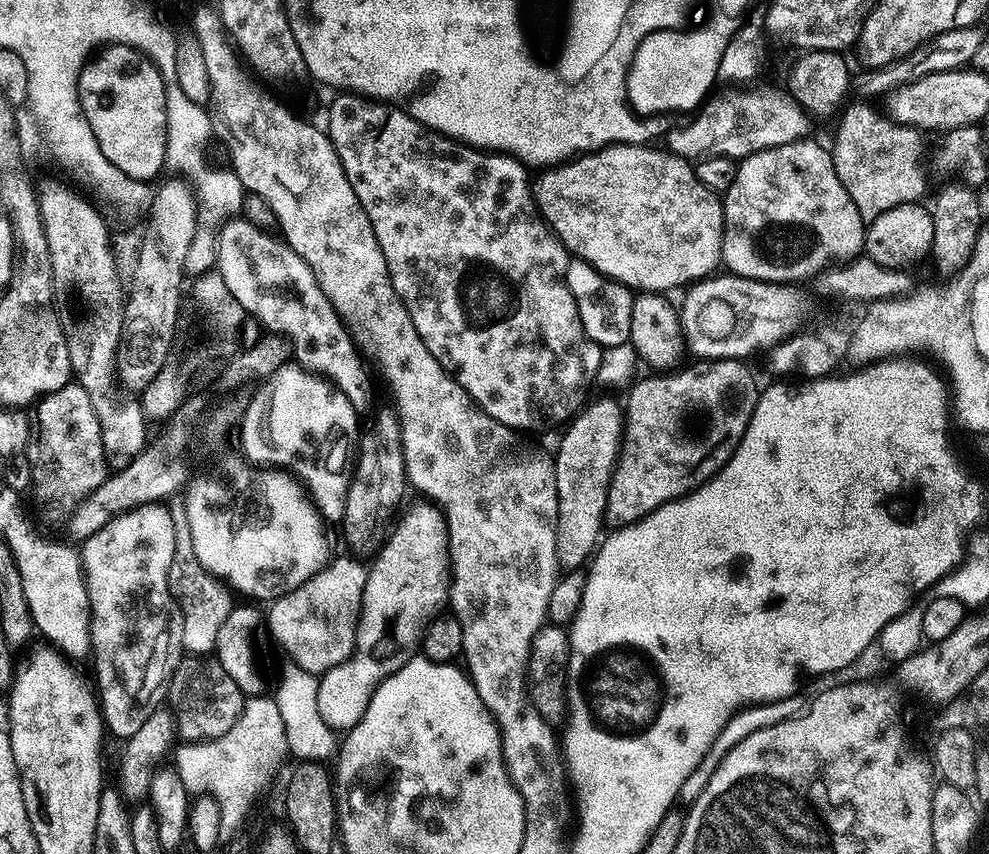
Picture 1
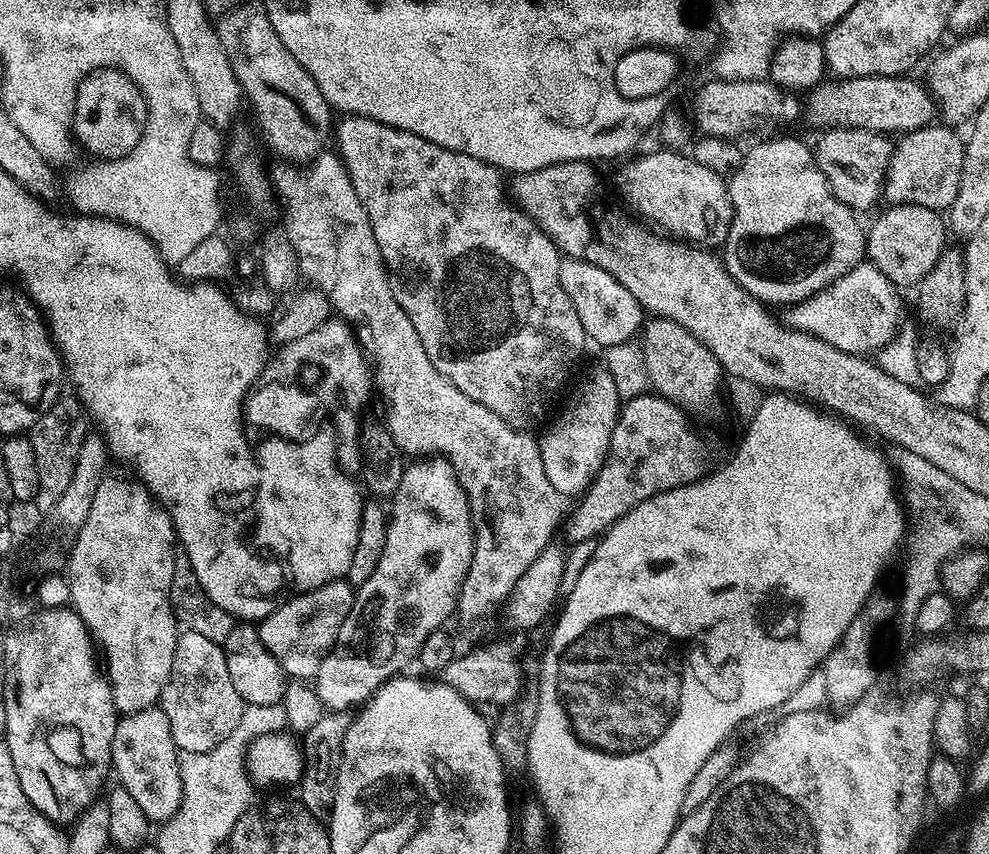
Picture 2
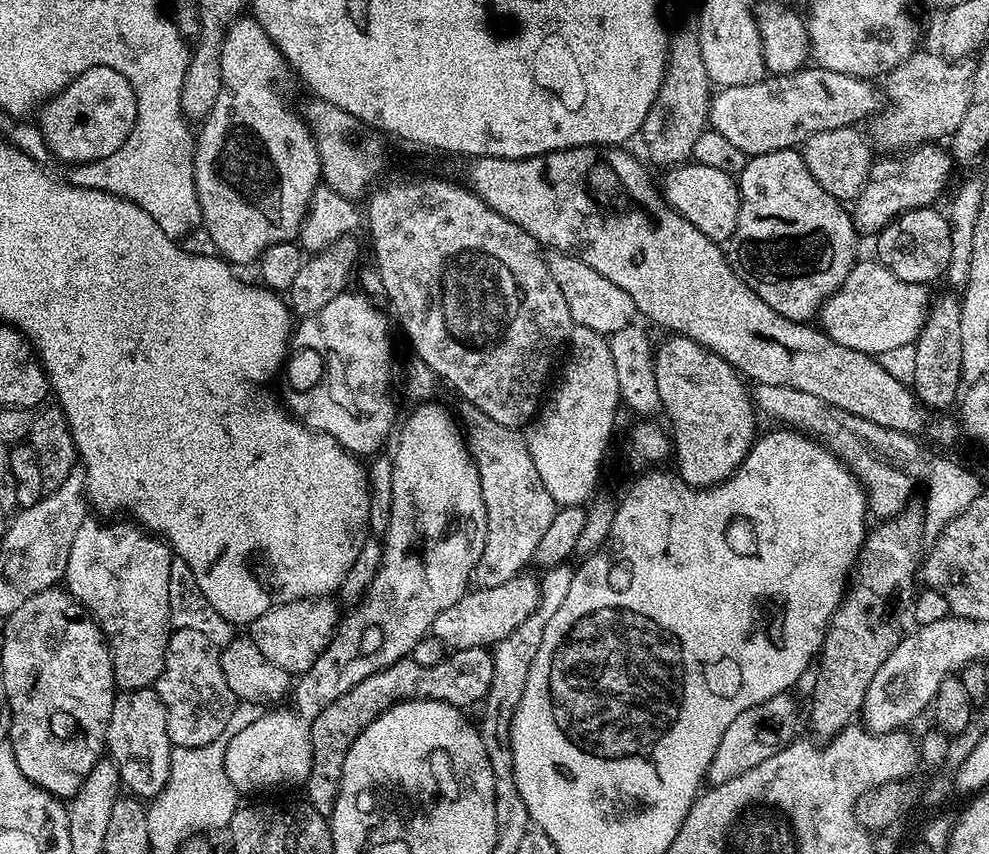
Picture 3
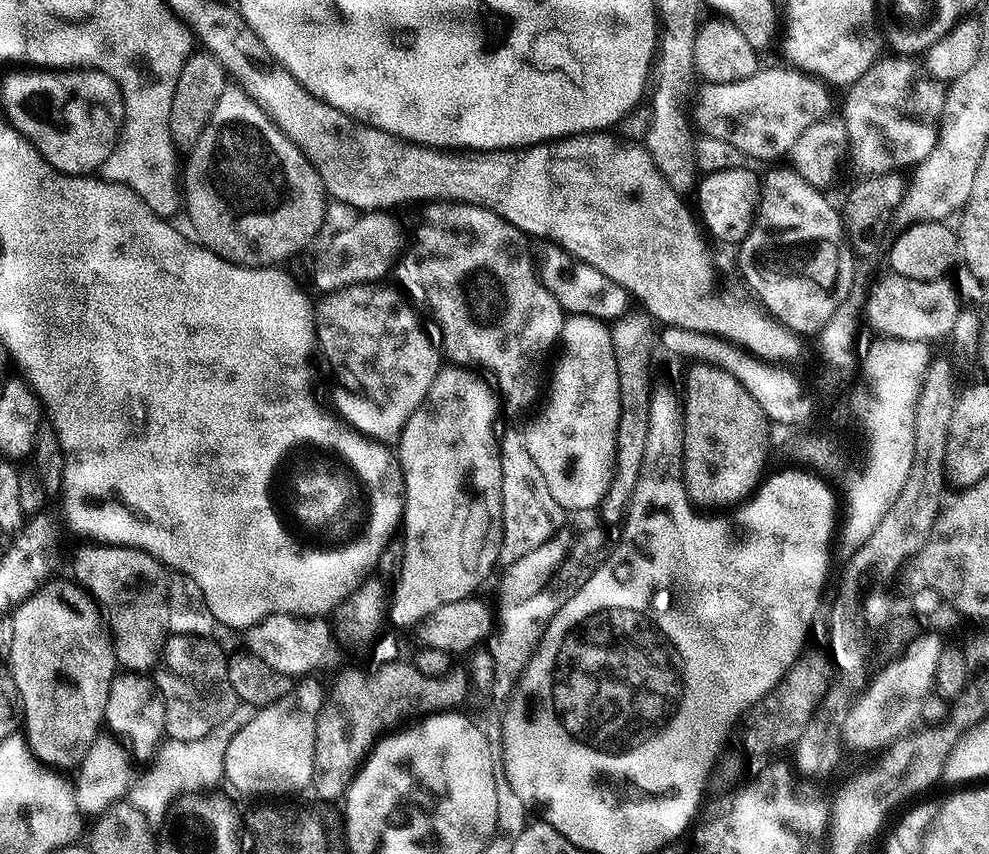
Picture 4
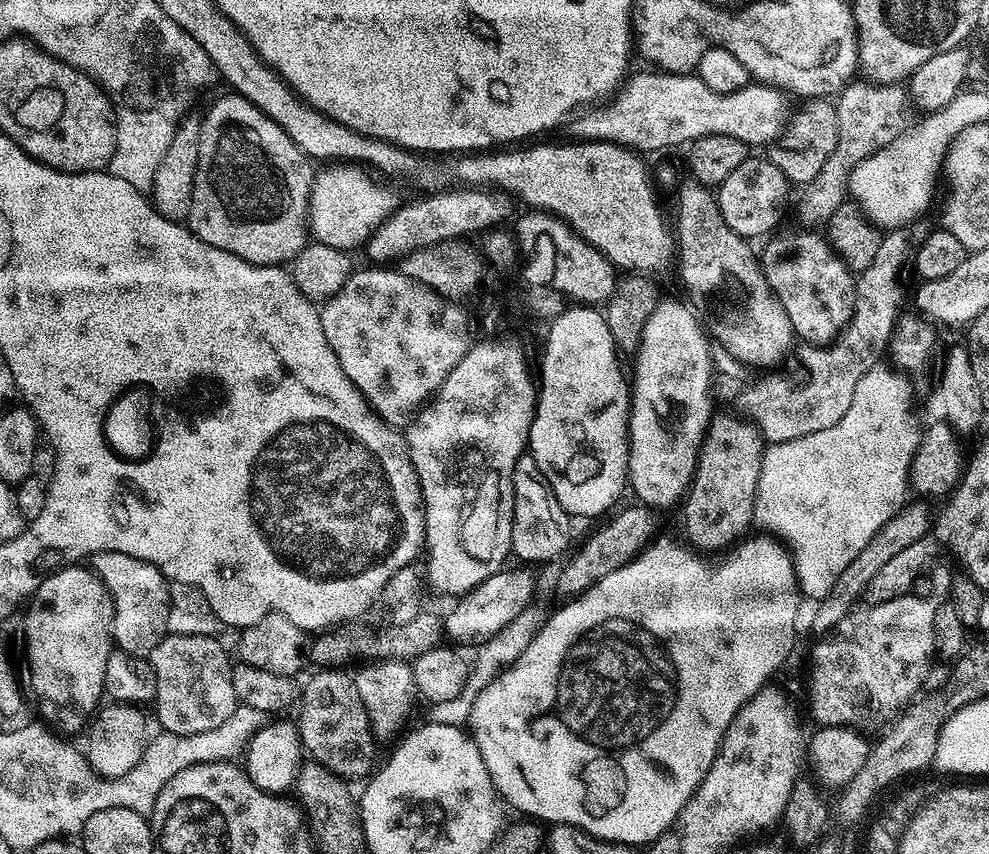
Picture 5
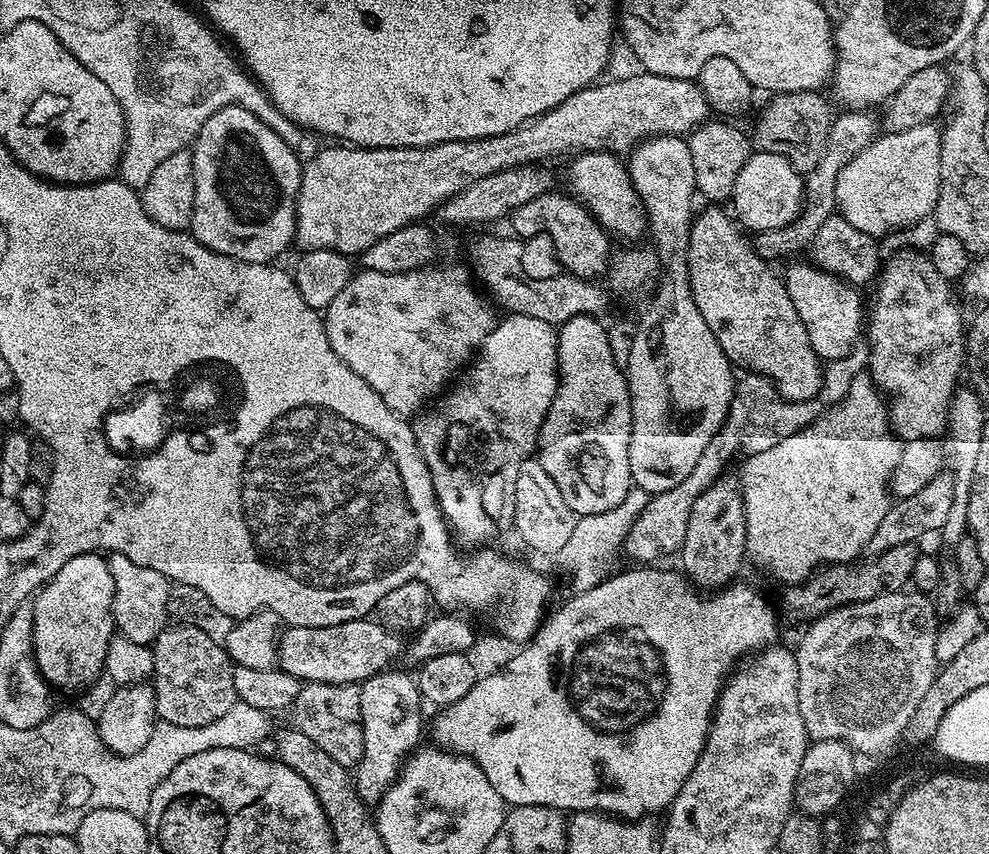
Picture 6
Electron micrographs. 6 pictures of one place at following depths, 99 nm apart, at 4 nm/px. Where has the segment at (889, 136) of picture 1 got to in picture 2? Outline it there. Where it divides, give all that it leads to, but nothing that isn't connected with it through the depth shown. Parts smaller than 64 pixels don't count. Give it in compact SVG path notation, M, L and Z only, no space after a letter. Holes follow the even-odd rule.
M829 128L823 135L814 144L816 167L826 174L832 193L857 214L868 212L876 203L881 203L892 158L893 141L887 135L865 128Z

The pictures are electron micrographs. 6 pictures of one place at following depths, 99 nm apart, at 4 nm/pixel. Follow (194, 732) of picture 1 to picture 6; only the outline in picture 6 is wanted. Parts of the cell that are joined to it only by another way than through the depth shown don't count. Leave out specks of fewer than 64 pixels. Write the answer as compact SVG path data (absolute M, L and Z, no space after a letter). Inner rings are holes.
M176 624L164 629L156 635L151 645L154 658L154 670L152 671L152 685L156 691L156 713L163 722L176 726L204 726L217 721L225 716L230 706L237 703L234 690L234 665L223 643L210 634L202 634L194 626Z

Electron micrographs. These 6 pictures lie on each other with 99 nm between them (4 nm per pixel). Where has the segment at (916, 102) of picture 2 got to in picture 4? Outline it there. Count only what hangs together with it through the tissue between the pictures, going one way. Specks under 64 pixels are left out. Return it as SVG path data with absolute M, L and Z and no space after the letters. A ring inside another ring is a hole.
M790 66L783 67L761 67L754 74L750 74L750 78L738 82L701 83L701 88L695 89L696 105L693 106L692 112L690 108L690 120L695 131L710 138L718 138L721 142L730 142L730 146L734 146L749 161L787 157L794 142L798 142L798 137L806 131L806 126L829 115L828 107L831 106L832 100L828 97L829 89L823 81Z

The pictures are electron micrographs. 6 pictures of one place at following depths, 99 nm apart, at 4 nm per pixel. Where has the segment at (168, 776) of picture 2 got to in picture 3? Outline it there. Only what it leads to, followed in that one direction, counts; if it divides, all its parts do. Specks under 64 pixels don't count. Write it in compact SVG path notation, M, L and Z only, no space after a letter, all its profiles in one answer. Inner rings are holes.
M155 687L121 691L110 710L106 752L120 771L120 783L133 797L155 798L166 786L170 774L173 744L167 736L166 706Z

